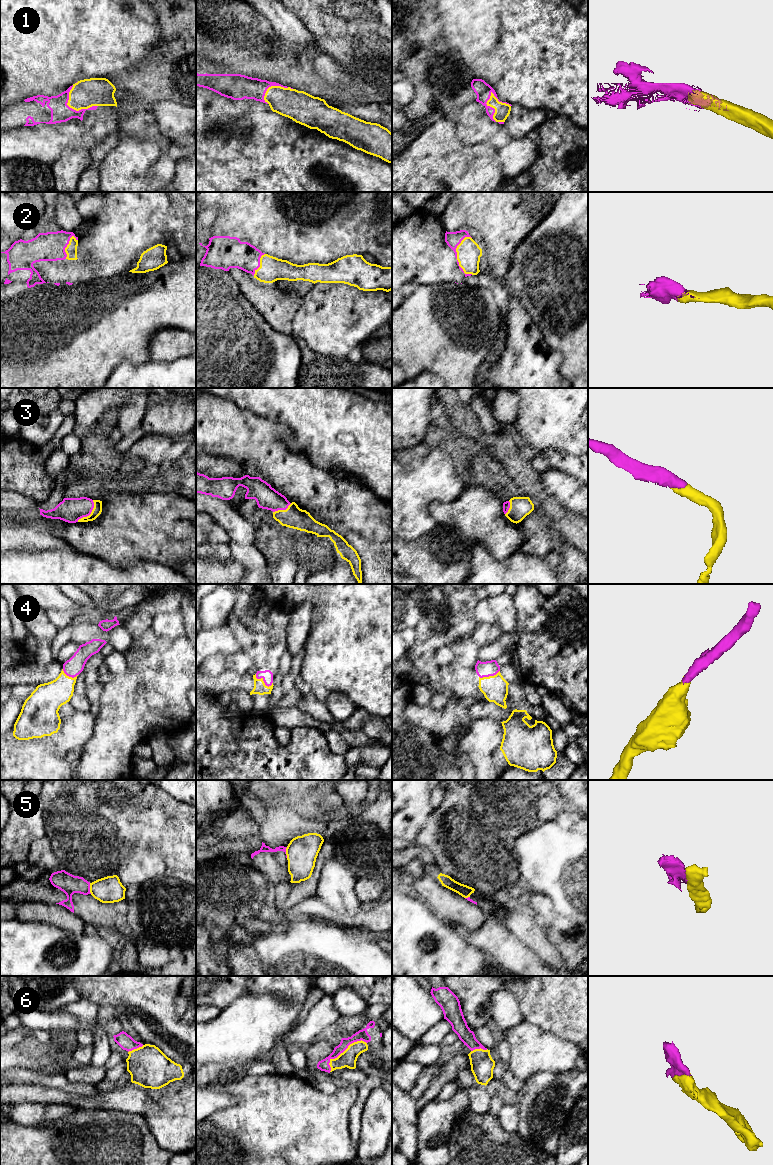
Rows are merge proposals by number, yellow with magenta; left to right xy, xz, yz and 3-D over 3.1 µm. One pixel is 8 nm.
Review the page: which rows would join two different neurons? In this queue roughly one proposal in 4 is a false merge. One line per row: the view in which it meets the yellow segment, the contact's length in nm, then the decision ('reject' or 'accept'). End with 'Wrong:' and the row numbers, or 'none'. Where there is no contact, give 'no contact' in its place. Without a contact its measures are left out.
1: meets yellow in yz; contact 260 nm long; accept
2: meets yellow in yz; contact 320 nm long; accept
3: meets yellow in xy; contact 220 nm long; accept
4: meets yellow in xz; contact 170 nm long; accept
5: meets yellow in xy; contact 90 nm long; reject
6: meets yellow in xz; contact 380 nm long; accept
Wrong: 5

